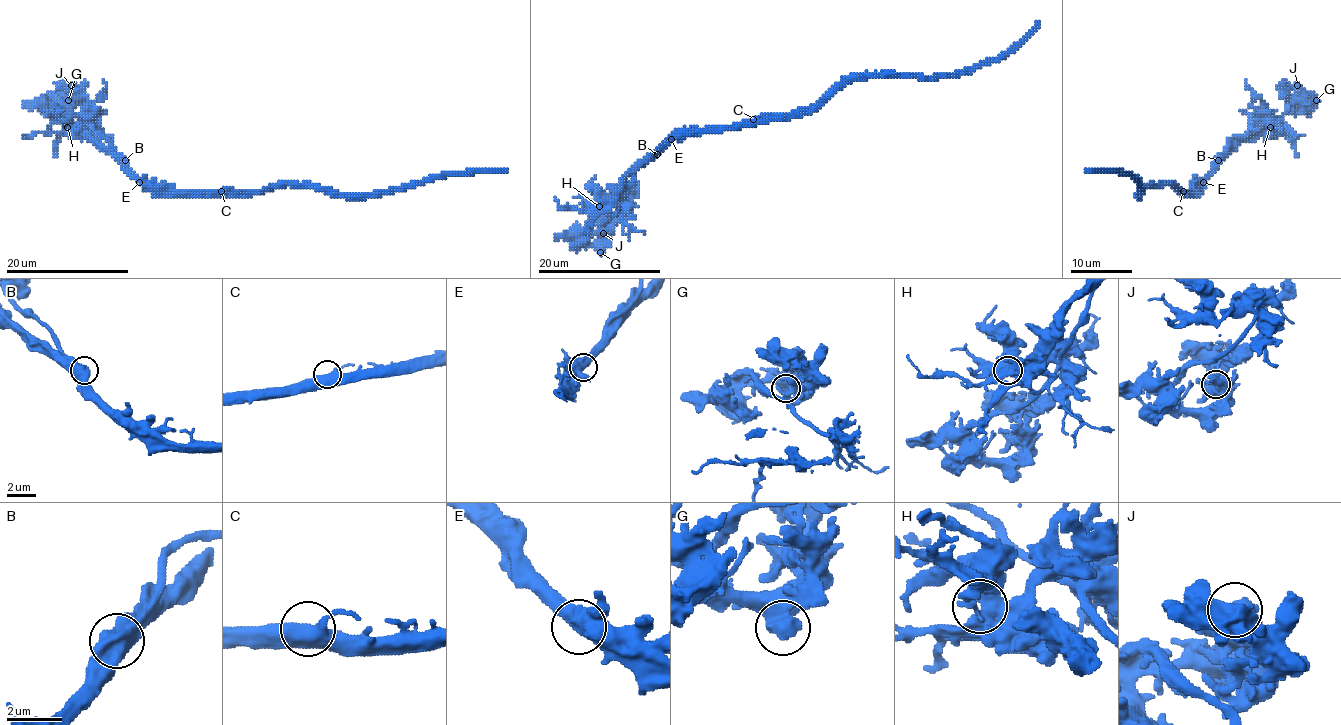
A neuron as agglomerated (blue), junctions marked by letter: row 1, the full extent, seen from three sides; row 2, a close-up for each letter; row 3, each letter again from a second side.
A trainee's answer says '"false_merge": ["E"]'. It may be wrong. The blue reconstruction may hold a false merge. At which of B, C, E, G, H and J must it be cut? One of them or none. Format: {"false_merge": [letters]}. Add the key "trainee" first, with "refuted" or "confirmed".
{"trainee": "refuted", "false_merge": ["B"]}

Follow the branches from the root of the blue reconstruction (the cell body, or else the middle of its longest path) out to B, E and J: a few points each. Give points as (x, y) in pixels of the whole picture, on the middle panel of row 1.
B: (758, 124), (677, 132), (657, 155)
E: (758, 124), (693, 128), (671, 139)
J: (758, 124), (677, 132), (636, 170), (620, 206), (582, 241), (600, 244), (603, 233)

